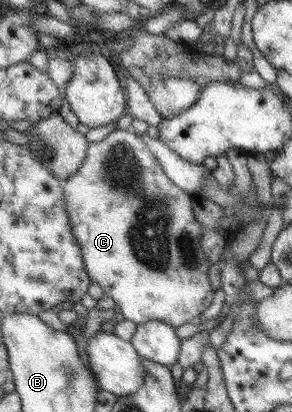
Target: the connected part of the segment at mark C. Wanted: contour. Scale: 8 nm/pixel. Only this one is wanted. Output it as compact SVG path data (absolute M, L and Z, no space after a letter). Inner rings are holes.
M129 128L126 130L112 130L101 141L92 142L87 145L86 155L81 166L76 169L76 174L61 182L62 195L65 203L71 230L81 249L82 261L87 276L92 283L102 288L104 294L111 297L116 303L116 310L122 313L124 320L132 321L136 326L148 321L160 321L172 329L184 323L191 323L198 319L204 309L212 303L214 289L208 282L209 259L199 244L202 226L194 218L192 212L192 201L189 194L182 192L176 185L172 184L163 173L161 165L156 161L152 152L146 147L144 140Z

